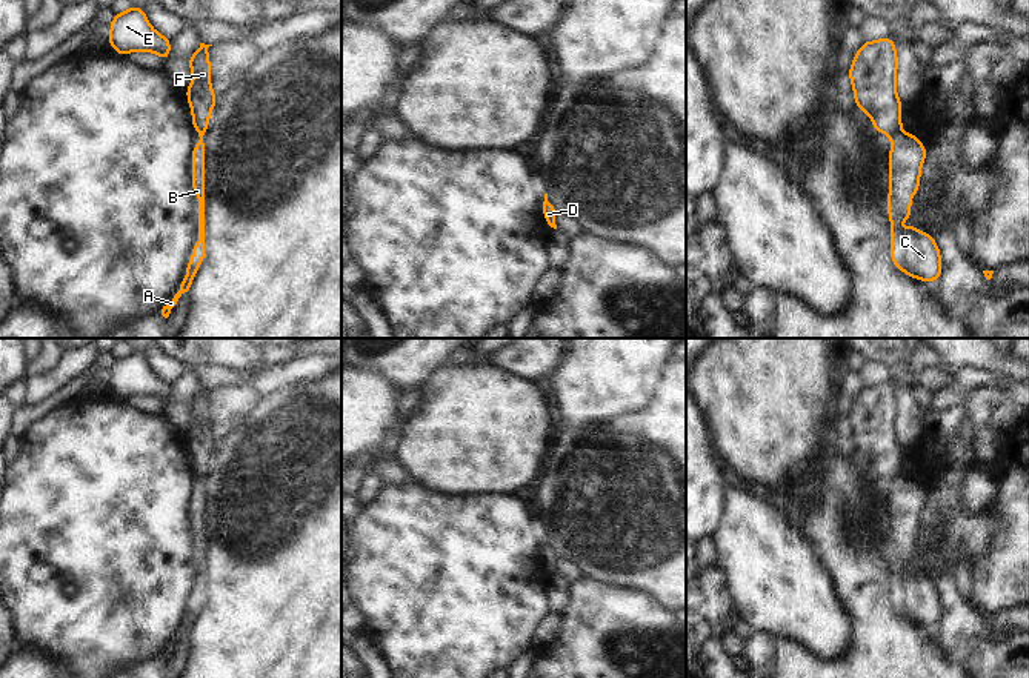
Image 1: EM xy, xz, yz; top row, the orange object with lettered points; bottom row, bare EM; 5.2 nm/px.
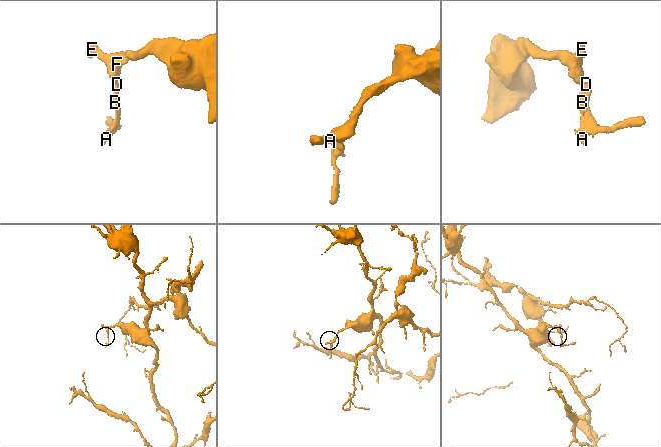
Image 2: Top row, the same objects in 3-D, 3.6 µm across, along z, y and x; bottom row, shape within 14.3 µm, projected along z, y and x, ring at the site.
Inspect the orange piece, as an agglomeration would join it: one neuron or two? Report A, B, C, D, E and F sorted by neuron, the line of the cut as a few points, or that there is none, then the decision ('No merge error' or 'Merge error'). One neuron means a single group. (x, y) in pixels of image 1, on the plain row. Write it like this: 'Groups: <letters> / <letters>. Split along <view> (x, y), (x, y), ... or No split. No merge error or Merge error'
Groups: A B C D / E F. Split along yz (899, 472), (891, 478). Merge error.

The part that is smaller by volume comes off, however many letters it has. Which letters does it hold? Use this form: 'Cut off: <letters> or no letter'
Cut off: A, B, C, D.

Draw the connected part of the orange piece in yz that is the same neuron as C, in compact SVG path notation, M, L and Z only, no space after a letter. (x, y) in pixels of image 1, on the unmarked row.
M901 474L892 478L887 540L892 606L909 621L932 627L941 620L941 601L935 584L927 577L918 577L915 570L898 575L898 566L911 561L911 541L917 538L924 503L926 492L914 478L904 478Z

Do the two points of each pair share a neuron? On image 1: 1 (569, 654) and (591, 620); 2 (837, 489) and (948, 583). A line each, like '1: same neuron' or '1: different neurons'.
1: same neuron
2: different neurons

